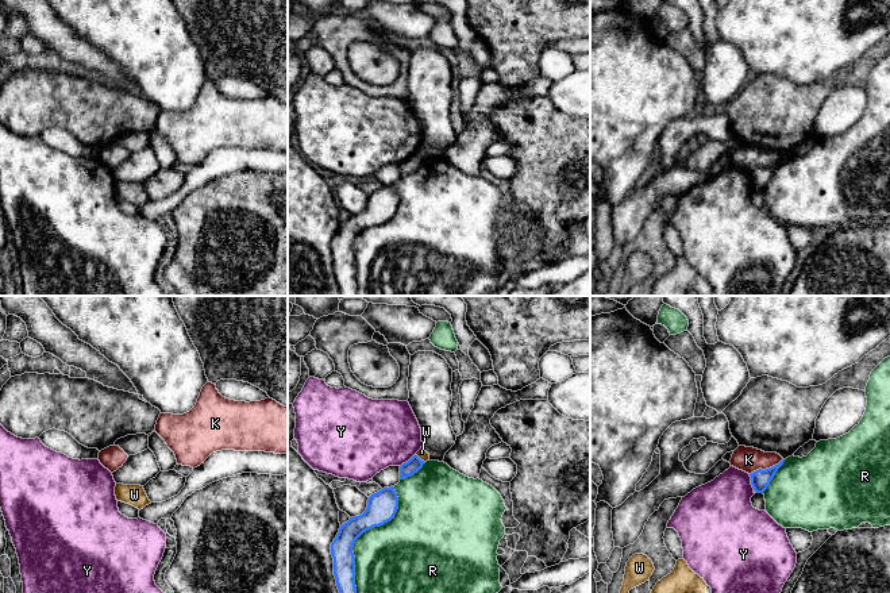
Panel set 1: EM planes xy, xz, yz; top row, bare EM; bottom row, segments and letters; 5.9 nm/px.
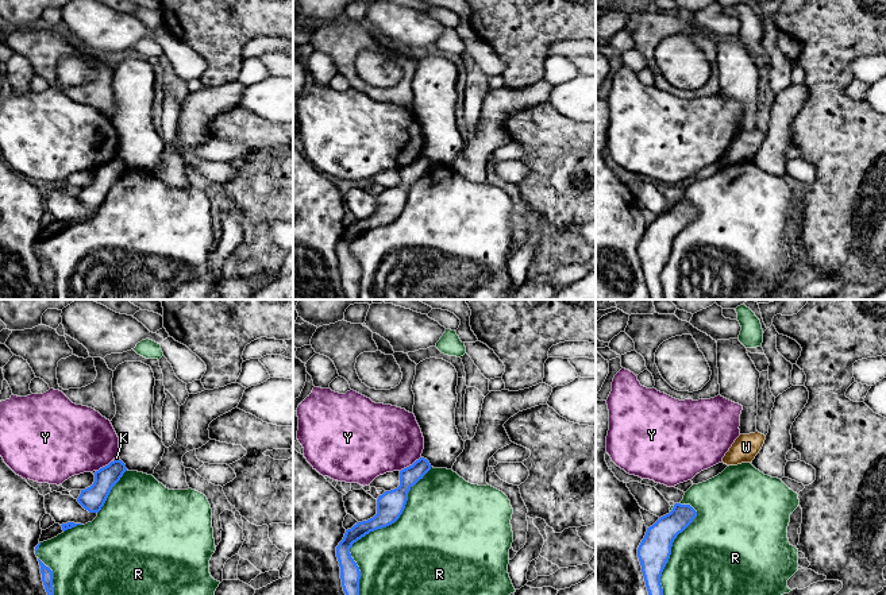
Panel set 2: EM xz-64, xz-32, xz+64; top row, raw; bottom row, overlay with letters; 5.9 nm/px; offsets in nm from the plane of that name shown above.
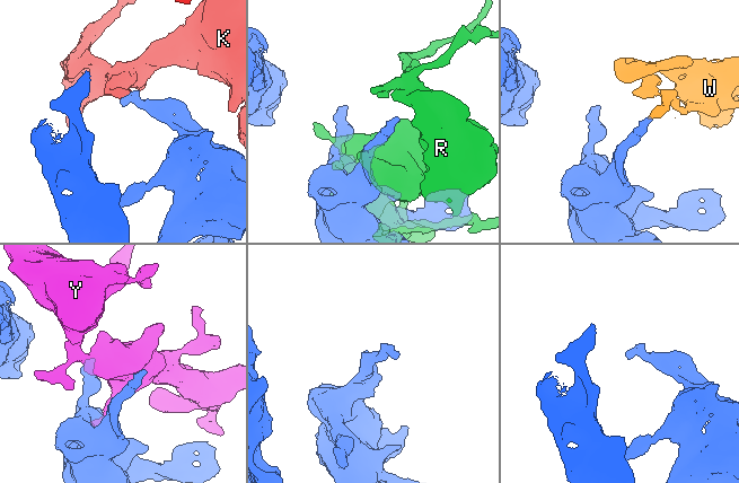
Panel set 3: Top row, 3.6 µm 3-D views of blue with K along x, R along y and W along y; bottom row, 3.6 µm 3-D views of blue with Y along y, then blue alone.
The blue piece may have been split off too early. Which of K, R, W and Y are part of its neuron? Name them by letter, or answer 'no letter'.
no letter

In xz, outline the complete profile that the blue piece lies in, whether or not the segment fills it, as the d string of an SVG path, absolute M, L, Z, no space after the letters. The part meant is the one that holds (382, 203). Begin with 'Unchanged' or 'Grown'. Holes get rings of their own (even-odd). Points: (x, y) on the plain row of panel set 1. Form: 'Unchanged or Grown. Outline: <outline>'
Unchanged. Outline: M393 184L384 185L371 192L366 208L340 223L331 240L334 255L334 273L342 296L357 296L355 254L352 244L355 238L366 228L390 219L398 207L398 195Z

